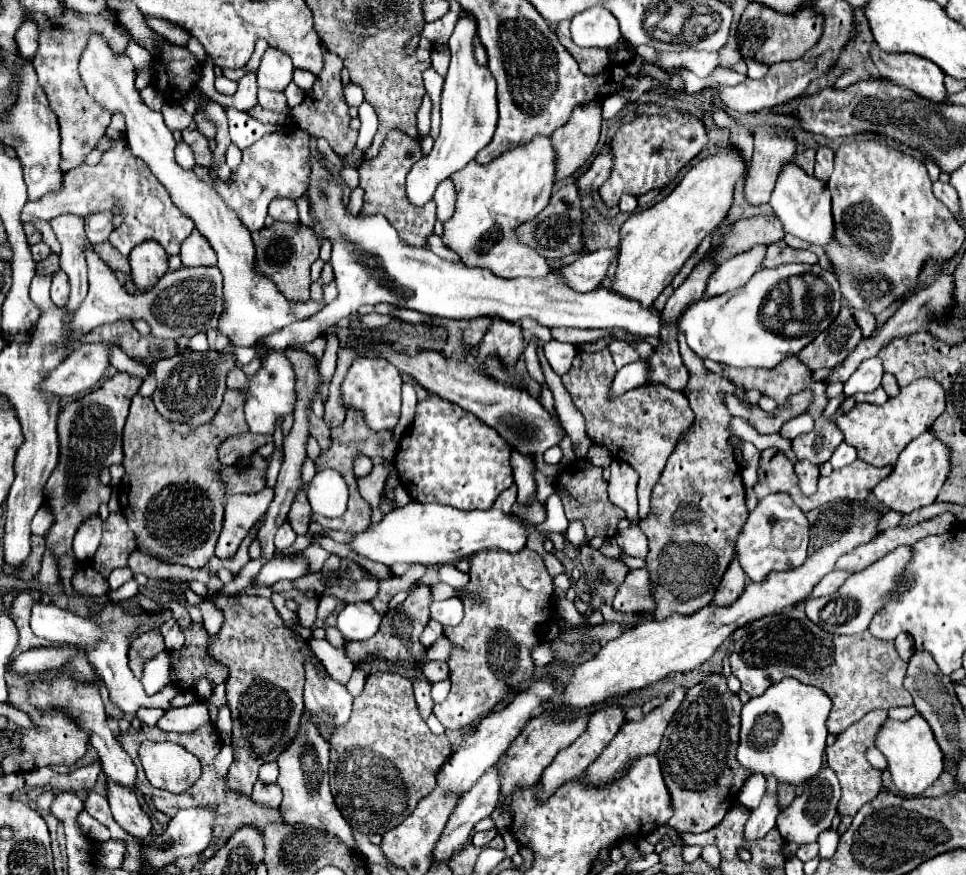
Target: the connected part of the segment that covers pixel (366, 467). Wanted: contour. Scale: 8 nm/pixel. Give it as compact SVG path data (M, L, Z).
M358 456L354 460L354 474L360 478L360 476L366 476L368 472L372 470L372 460L368 456Z

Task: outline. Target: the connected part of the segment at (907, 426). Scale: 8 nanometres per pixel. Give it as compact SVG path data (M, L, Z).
M920 378L902 388L898 396L888 398L886 404L856 404L848 414L836 418L836 426L844 432L844 440L858 450L858 458L874 466L894 466L896 456L916 436L926 432L934 420L944 412L944 390L936 380Z

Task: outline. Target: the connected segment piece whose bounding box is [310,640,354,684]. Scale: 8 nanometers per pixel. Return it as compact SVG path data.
M312 640L312 652L316 654L316 658L326 666L328 674L340 682L340 684L348 684L352 672L354 672L354 664L350 662L350 658L346 656L344 650L334 648L328 640Z

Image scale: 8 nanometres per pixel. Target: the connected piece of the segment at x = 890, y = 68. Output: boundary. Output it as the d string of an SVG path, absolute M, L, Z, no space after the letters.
M874 46L870 54L884 80L904 86L936 104L948 102L948 90L944 86L946 74L930 60L916 54L888 54L878 46Z

